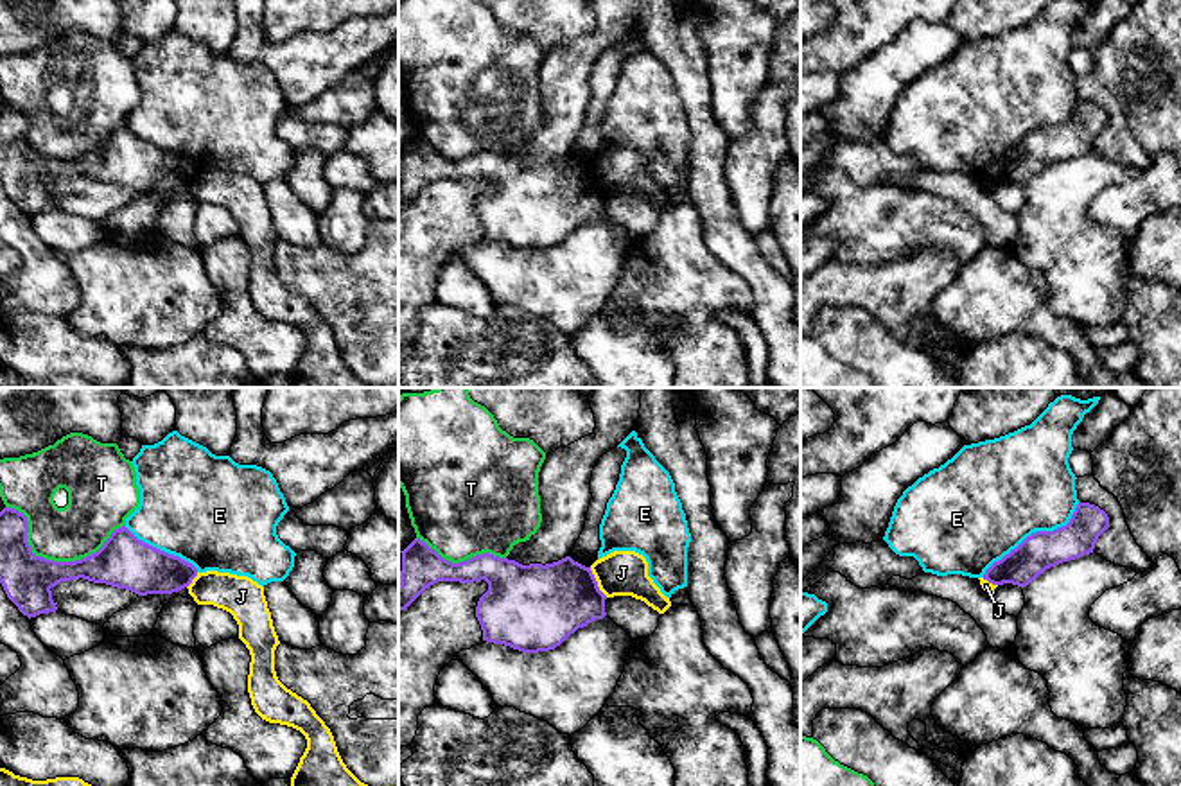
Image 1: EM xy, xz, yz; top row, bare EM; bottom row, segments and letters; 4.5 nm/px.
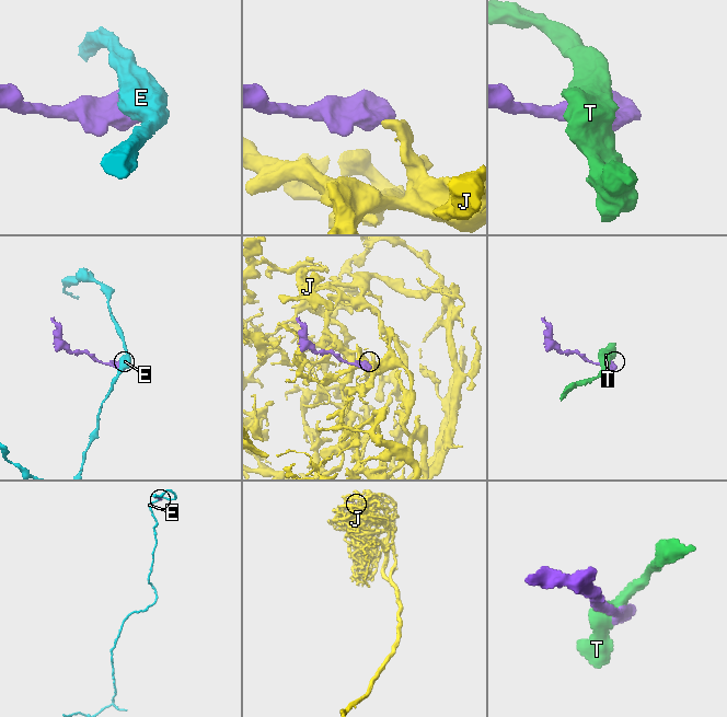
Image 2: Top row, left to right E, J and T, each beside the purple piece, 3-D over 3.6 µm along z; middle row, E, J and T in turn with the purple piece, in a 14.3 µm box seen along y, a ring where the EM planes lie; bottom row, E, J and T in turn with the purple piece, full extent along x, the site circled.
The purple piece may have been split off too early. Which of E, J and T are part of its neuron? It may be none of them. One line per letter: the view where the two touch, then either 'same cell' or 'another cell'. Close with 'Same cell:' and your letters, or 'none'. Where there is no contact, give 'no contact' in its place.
E: yz | another cell
J: xz | another cell
T: xy | another cell
Same cell: none

